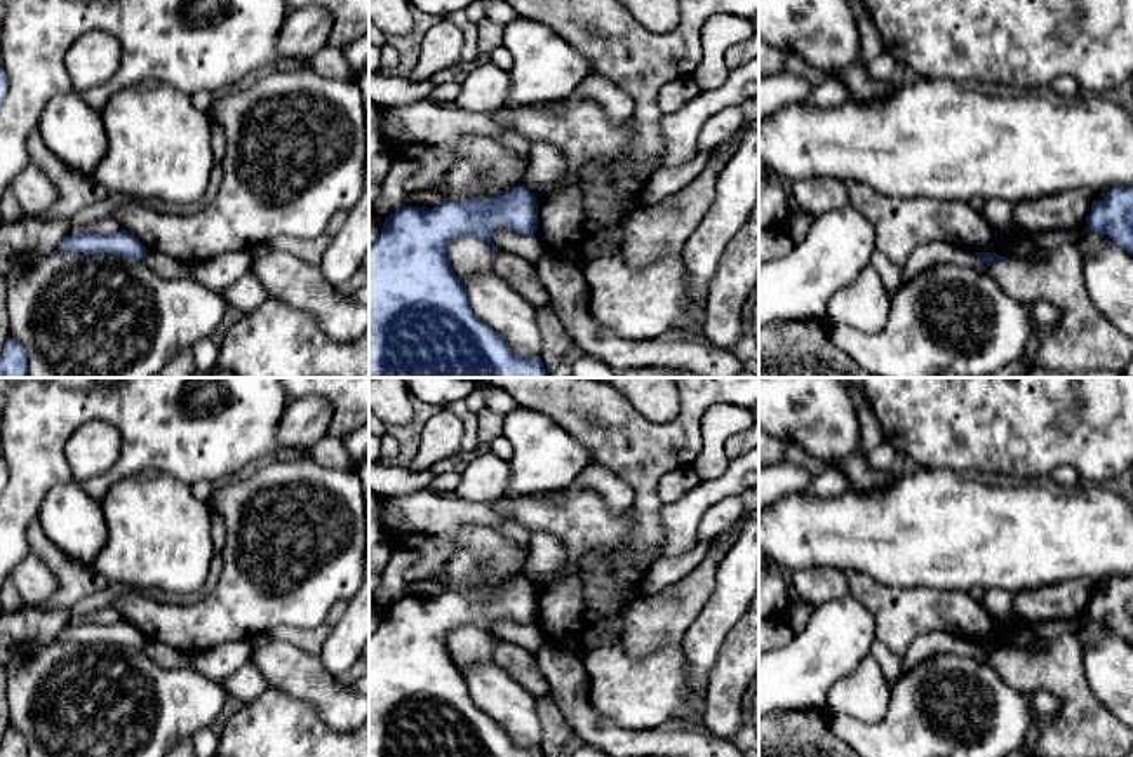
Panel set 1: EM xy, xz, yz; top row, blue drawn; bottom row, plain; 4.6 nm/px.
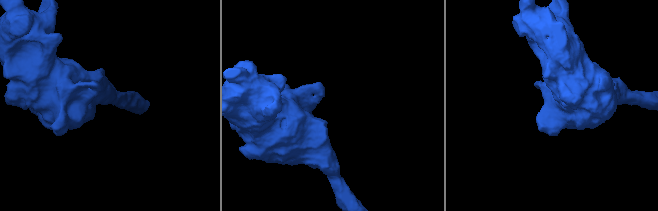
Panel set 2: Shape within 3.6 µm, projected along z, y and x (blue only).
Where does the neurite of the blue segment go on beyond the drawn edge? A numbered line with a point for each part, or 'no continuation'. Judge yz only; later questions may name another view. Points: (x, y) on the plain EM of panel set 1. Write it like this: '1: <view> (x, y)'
no continuation

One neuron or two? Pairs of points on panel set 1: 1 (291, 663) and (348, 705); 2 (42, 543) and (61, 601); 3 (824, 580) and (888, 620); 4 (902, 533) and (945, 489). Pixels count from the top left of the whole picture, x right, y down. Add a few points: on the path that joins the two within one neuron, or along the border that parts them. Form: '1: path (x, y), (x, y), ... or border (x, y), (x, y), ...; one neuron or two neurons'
1: path (305, 677), (335, 700); one neuron
2: path (53, 557), (65, 569), (65, 587); one neuron
3: border (844, 573), (848, 592); two neurons
4: path (912, 522), (935, 500); one neuron

